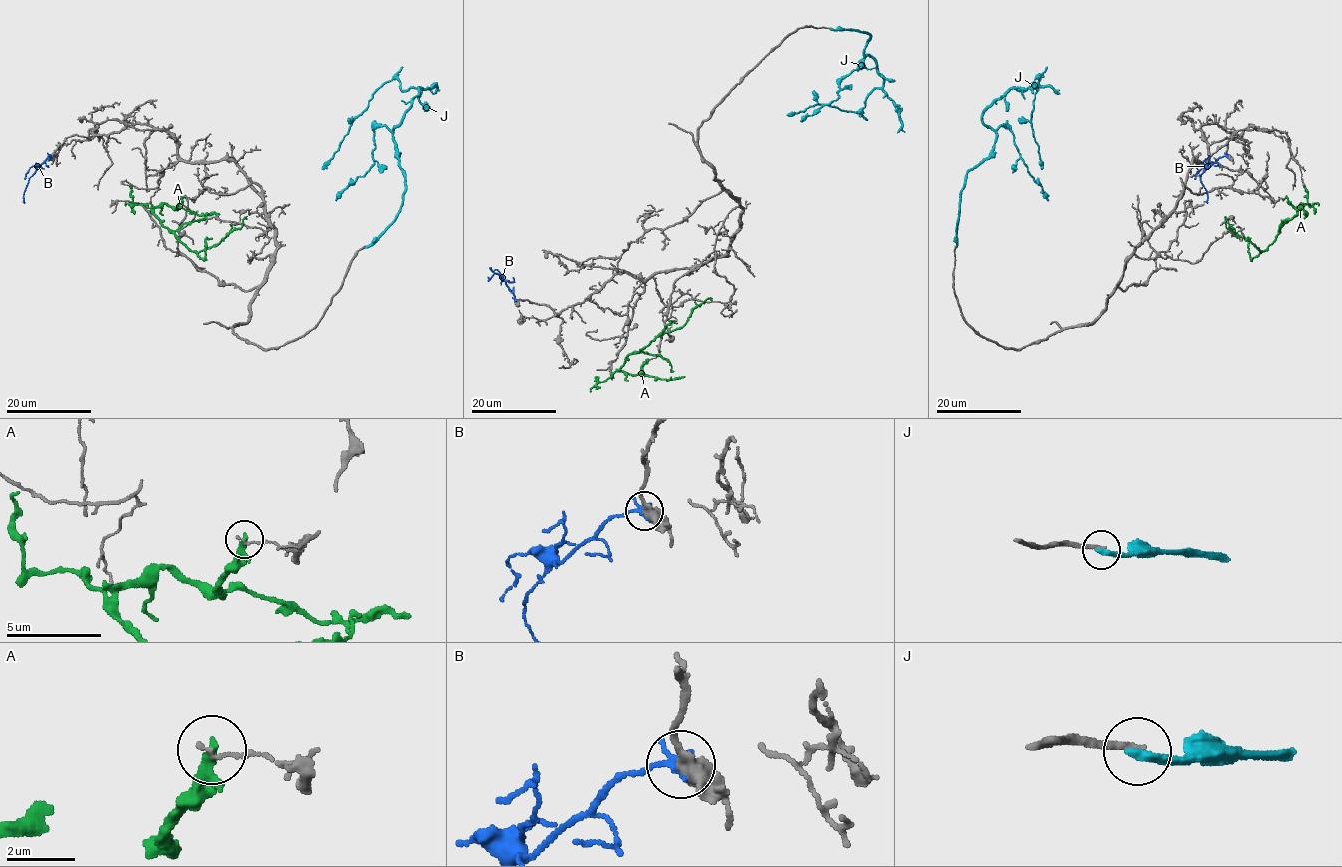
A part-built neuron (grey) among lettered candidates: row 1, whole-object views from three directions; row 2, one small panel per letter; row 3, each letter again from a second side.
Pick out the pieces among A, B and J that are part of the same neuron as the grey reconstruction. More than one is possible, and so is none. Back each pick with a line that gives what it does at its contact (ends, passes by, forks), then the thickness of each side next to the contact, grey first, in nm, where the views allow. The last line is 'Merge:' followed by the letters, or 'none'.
Merge: none

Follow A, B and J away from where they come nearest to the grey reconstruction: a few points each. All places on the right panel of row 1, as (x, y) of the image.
A: (1286, 197), (1292, 205), (1301, 206), (1281, 227), (1277, 238), (1261, 251), (1249, 240), (1228, 229), (1226, 216)
B: (1227, 155), (1220, 157), (1200, 177), (1207, 195), (1203, 201)
J: (956, 247), (964, 176), (989, 155), (995, 138), (983, 113), (1036, 79), (1030, 123), (1041, 169)

